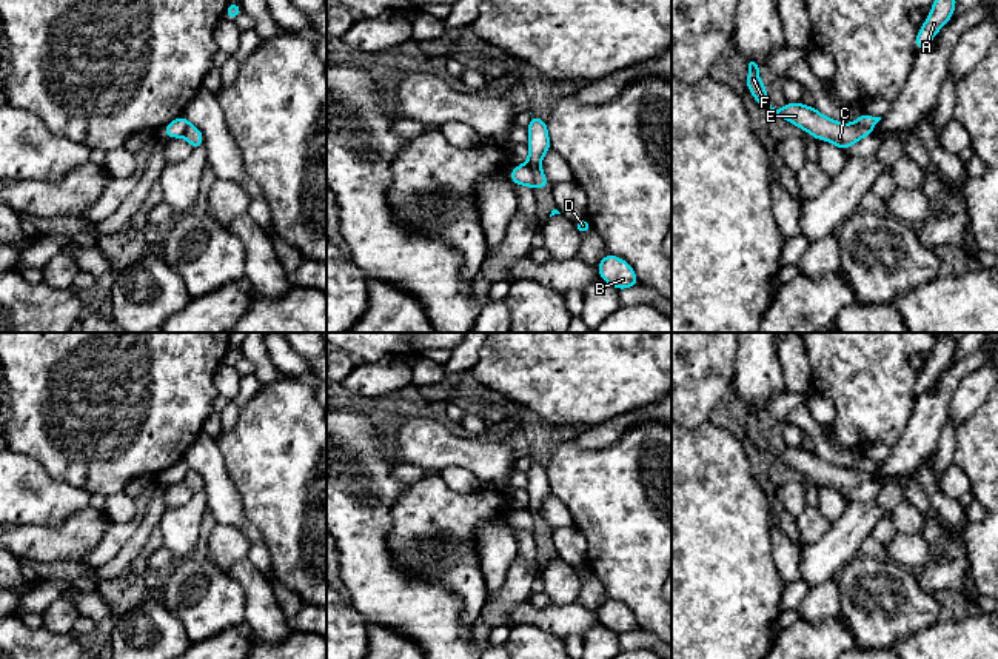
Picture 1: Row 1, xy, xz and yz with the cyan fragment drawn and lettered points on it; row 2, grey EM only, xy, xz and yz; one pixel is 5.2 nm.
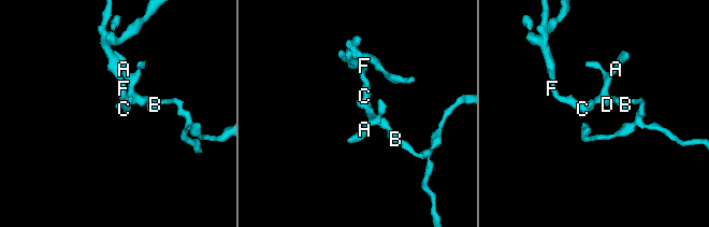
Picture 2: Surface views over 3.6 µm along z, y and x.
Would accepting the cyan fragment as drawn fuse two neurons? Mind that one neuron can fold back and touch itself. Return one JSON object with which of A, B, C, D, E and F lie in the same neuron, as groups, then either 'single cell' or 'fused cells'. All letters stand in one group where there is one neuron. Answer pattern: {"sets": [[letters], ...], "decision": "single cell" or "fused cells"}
{"sets": [["A", "B", "D"], ["C", "E", "F"]], "decision": "fused cells"}

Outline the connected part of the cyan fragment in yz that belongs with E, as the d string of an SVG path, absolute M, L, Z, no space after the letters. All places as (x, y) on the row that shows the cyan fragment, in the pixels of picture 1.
M755 62L748 63L748 75L745 80L748 91L753 94L759 108L773 111L778 117L789 120L798 128L807 131L816 140L826 140L844 152L862 137L867 137L873 129L856 128L855 125L835 122L821 112L815 106L805 106L799 102L787 103L779 109L770 105L769 94L762 82L759 80L759 68Z

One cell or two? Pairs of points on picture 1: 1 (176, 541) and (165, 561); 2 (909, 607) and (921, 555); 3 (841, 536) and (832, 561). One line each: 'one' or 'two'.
1: two
2: two
3: one

